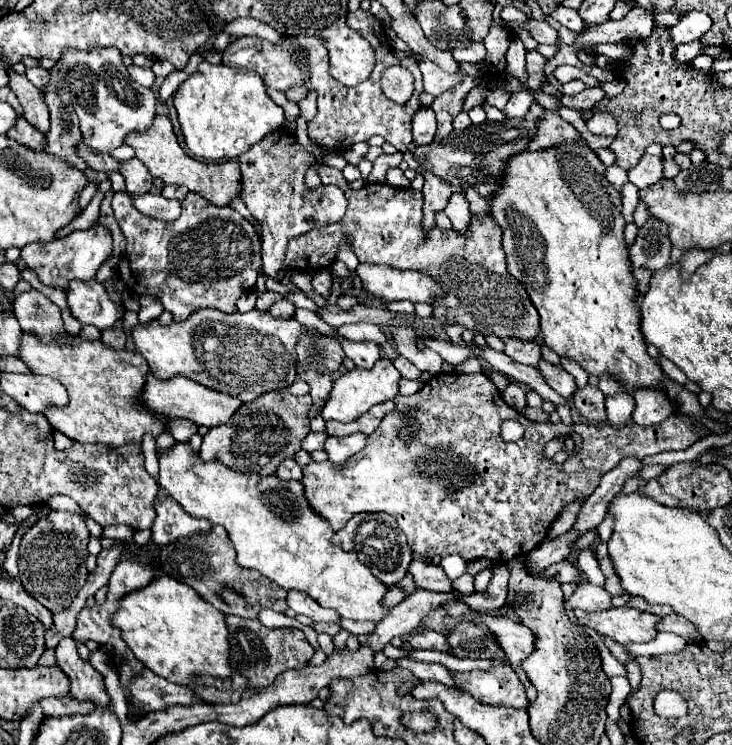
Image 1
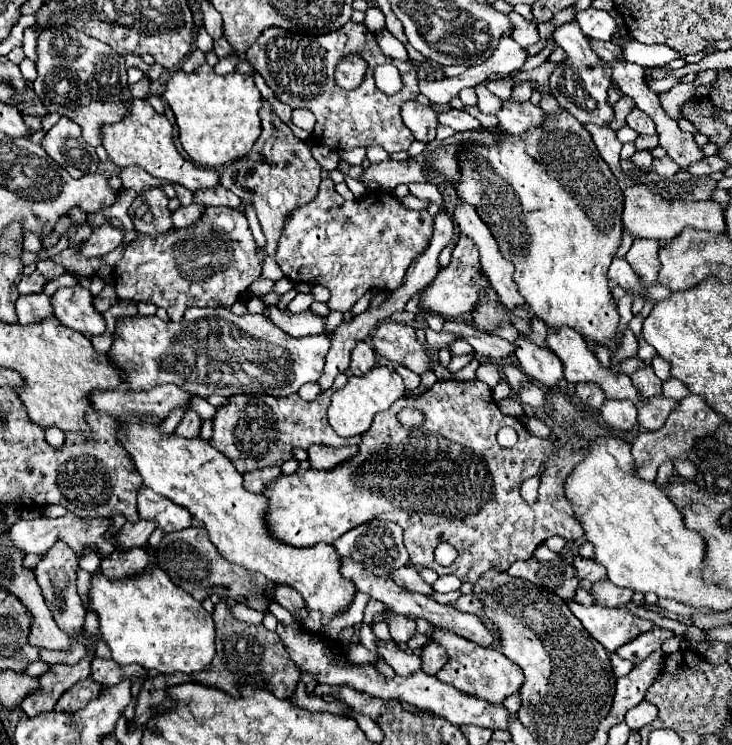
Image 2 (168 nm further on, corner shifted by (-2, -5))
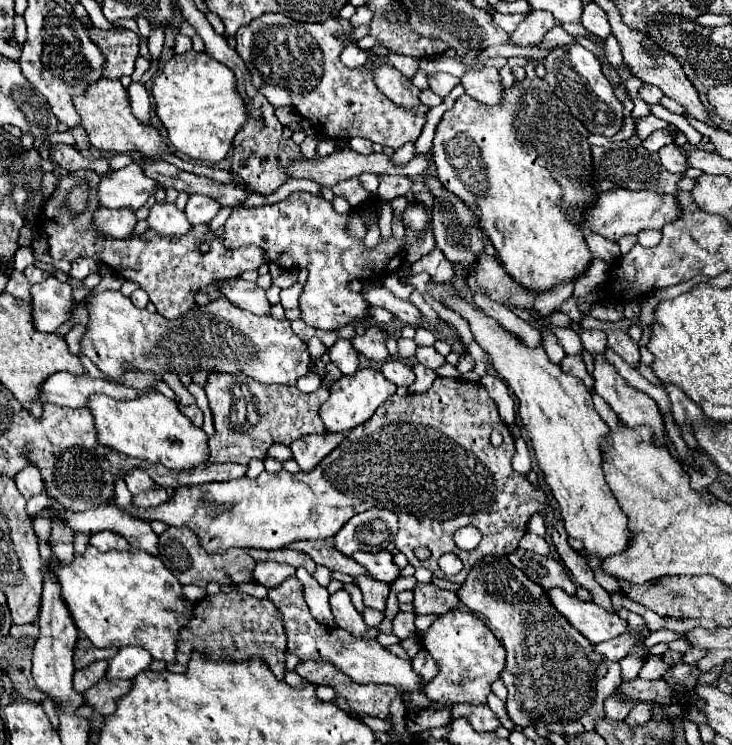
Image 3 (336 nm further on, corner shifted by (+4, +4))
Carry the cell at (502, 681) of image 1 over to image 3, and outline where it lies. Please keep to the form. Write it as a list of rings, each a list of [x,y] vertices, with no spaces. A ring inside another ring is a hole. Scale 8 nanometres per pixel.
[[[450,610],[446,614],[440,614],[424,634],[422,646],[432,654],[438,664],[436,678],[432,678],[424,688],[432,702],[486,704],[492,682],[498,680],[500,672],[504,670],[506,652],[482,620],[478,620],[468,610]]]

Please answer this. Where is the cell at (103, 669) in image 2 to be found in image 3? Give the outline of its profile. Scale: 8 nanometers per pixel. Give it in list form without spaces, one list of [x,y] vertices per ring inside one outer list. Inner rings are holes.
[[[80,638],[78,644],[76,644],[76,654],[74,654],[74,666],[76,668],[84,668],[84,666],[90,666],[92,662],[100,660],[100,658],[112,658],[116,654],[114,648],[108,648],[108,650],[98,650],[96,646],[92,646],[92,642],[88,642],[88,638]]]

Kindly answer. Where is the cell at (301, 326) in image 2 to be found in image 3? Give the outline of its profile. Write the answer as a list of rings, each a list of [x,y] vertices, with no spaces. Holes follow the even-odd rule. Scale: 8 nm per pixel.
[[[234,278],[234,280],[220,280],[222,288],[220,292],[238,308],[248,310],[252,314],[260,314],[260,316],[270,316],[272,304],[266,298],[266,290],[260,288],[254,282],[246,282],[242,278]]]

